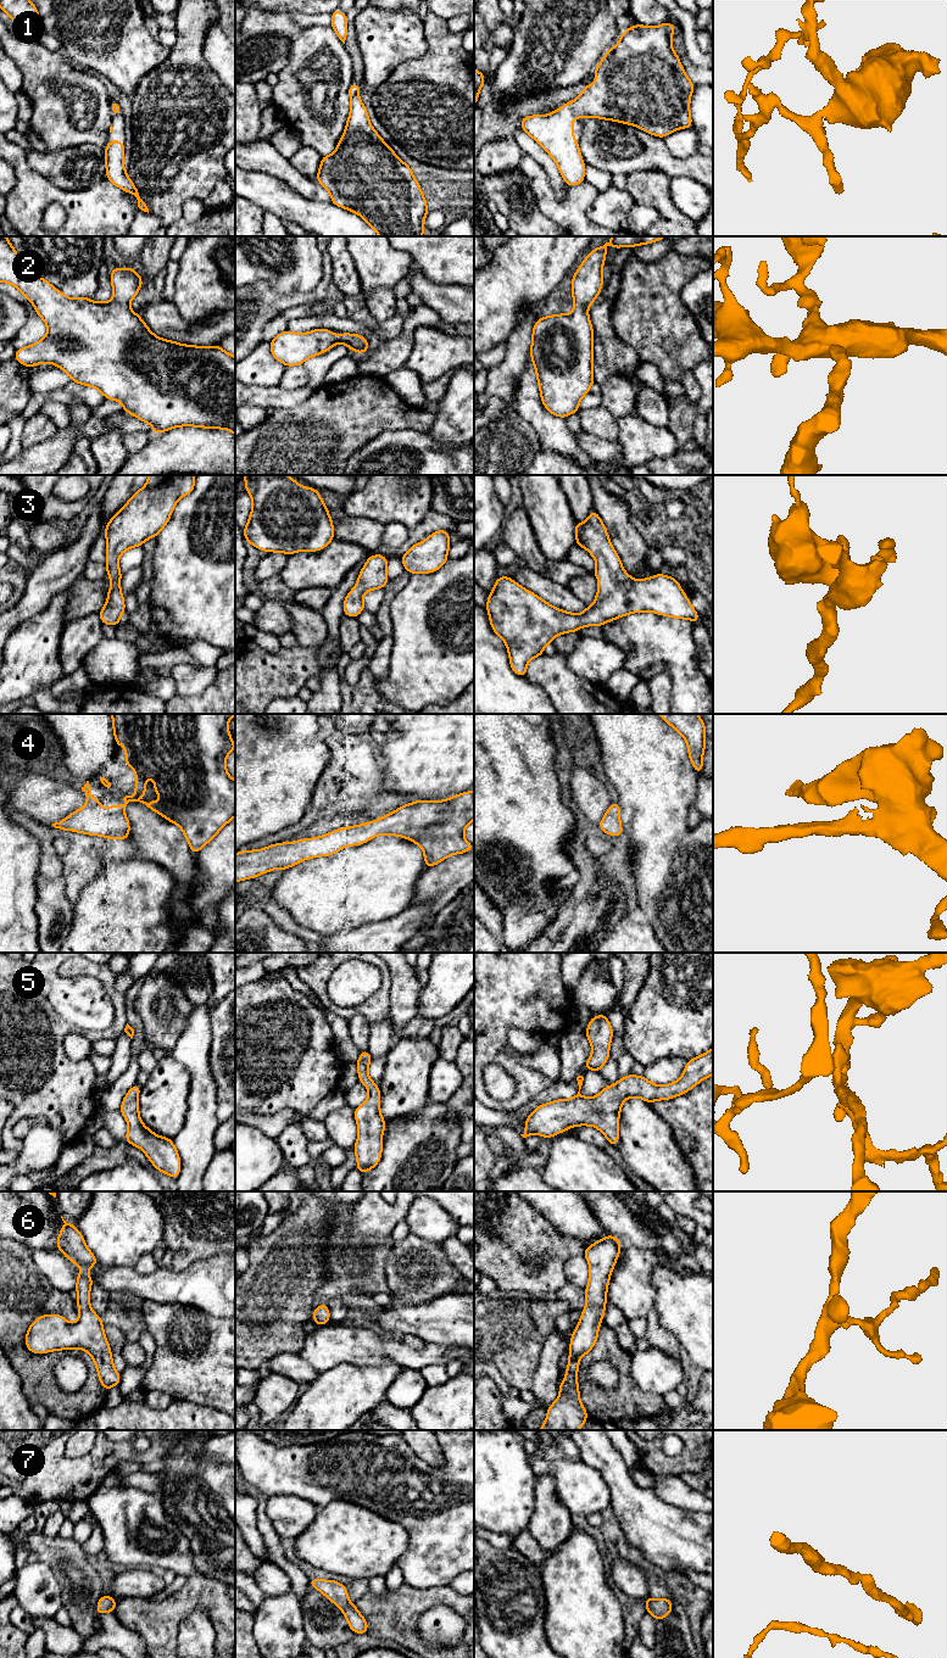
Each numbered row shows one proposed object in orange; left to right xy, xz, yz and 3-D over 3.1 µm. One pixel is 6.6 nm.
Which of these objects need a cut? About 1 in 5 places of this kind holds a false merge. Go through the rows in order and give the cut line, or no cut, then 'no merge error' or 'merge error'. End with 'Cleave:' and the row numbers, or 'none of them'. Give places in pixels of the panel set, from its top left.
1: cut none; no merge error
2: cut none; no merge error
3: cut none; no merge error
4: cut none; no merge error
5: cut none; no merge error
6: cut none; no merge error
7: cut none; no merge error
Cleave: none of them

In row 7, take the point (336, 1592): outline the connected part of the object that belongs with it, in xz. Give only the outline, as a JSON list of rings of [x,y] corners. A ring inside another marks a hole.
[[[308,1579],[308,1585],[322,1592],[342,1610],[350,1629],[355,1634],[368,1634],[368,1624],[356,1606],[347,1598],[347,1589],[345,1585],[335,1580],[321,1579]]]

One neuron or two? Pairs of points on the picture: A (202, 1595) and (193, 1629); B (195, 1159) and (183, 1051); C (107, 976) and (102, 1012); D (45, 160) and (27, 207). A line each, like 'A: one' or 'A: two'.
A: two
B: one
C: two
D: two

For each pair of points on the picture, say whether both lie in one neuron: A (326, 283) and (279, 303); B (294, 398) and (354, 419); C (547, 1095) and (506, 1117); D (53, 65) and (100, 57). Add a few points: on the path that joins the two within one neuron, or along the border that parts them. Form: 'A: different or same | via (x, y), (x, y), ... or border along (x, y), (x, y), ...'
A: same | via (315, 294), (306, 299), (290, 300)
B: different | border along (312, 391), (294, 407), (274, 408)
C: same | via (538, 1100), (516, 1115)
D: different | border along (61, 50), (76, 66)

